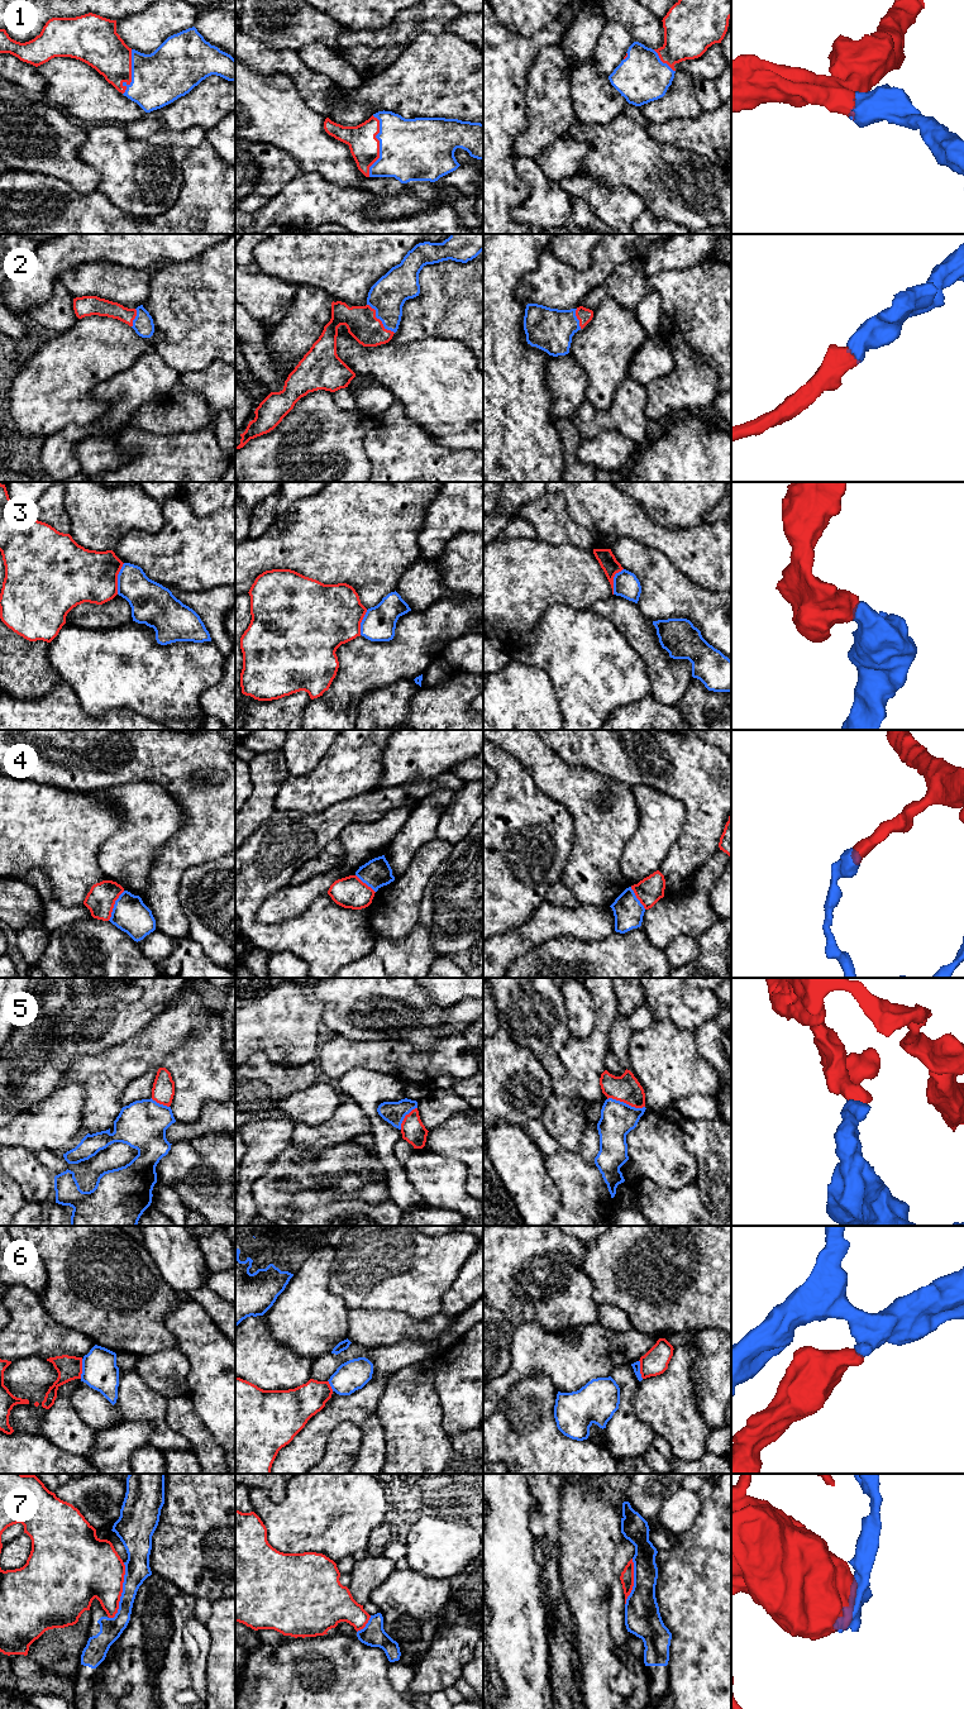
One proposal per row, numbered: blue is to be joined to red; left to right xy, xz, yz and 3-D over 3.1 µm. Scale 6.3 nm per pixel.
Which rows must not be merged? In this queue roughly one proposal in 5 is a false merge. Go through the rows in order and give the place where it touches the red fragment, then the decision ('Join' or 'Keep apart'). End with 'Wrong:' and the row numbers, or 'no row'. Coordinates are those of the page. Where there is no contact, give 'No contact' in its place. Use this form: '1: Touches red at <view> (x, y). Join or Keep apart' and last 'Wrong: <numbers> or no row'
1: Touches red at xz (378, 146). Join
2: Touches red at xz (378, 319). Join
3: Touches red at xy (117, 578). Keep apart
4: Touches red at xy (113, 906). Keep apart
5: Touches red at yz (626, 1103). Keep apart
6: Touches red at xy (81, 1369). Keep apart
7: Touches red at xy (122, 1591). Keep apart
Wrong: 3, 4, 5, 6, 7

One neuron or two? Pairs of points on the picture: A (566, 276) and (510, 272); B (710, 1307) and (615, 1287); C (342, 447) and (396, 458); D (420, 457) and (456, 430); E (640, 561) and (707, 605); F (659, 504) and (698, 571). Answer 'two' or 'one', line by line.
A: two
B: one
C: two
D: two
E: one
F: two

